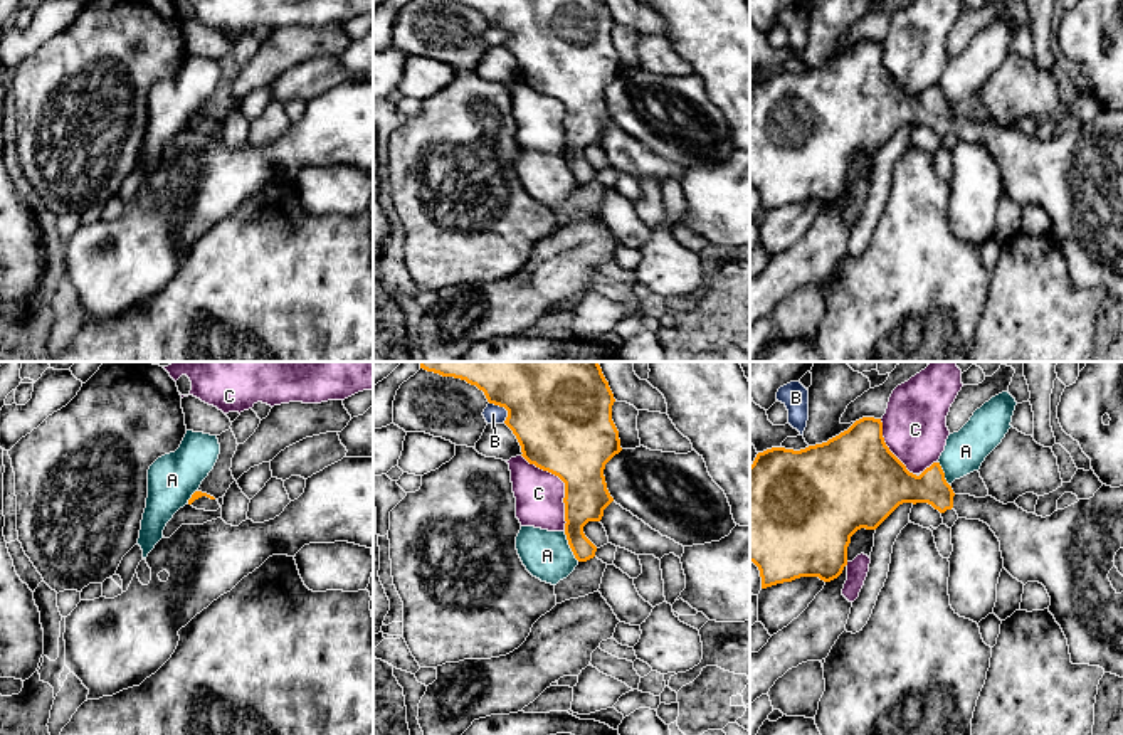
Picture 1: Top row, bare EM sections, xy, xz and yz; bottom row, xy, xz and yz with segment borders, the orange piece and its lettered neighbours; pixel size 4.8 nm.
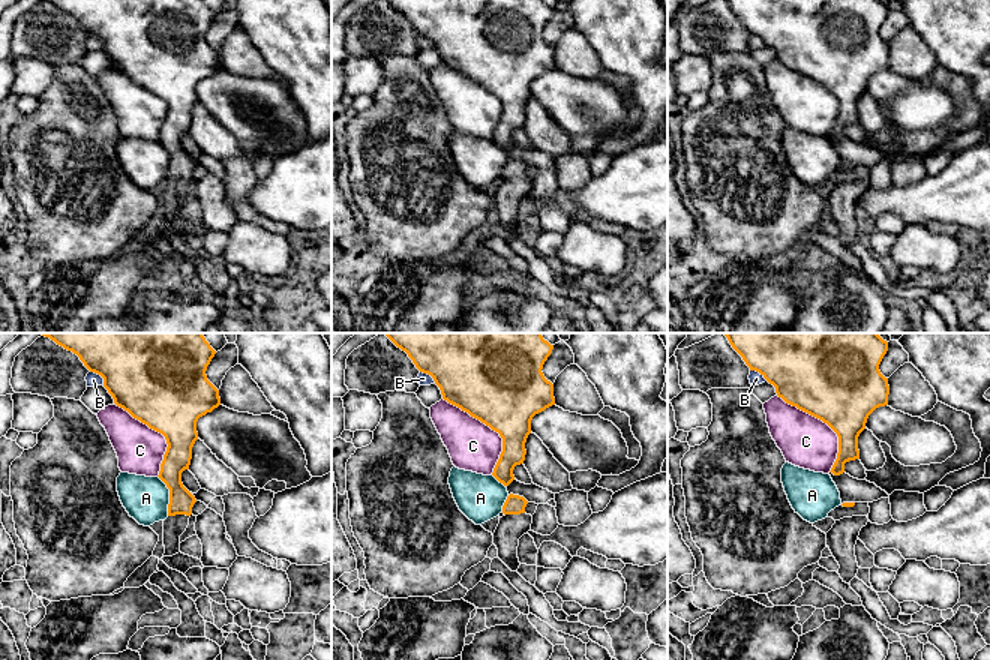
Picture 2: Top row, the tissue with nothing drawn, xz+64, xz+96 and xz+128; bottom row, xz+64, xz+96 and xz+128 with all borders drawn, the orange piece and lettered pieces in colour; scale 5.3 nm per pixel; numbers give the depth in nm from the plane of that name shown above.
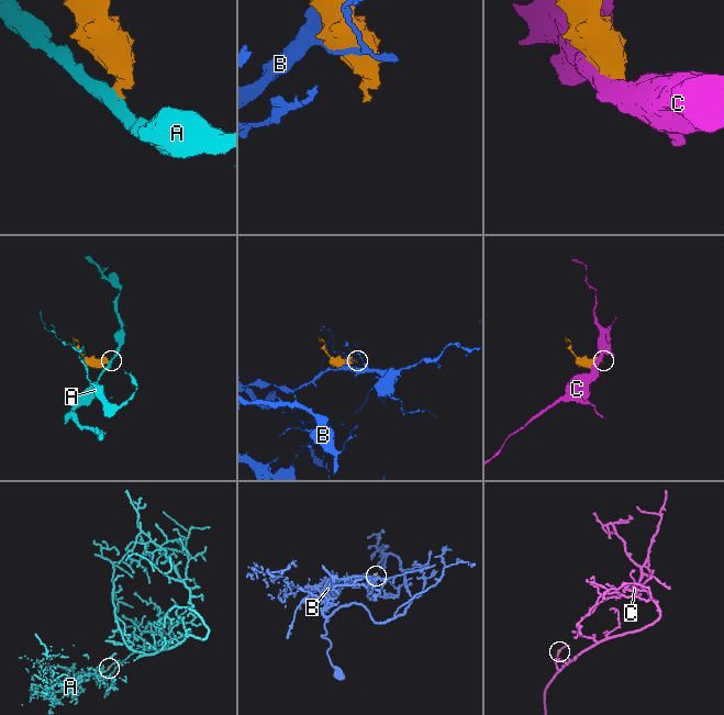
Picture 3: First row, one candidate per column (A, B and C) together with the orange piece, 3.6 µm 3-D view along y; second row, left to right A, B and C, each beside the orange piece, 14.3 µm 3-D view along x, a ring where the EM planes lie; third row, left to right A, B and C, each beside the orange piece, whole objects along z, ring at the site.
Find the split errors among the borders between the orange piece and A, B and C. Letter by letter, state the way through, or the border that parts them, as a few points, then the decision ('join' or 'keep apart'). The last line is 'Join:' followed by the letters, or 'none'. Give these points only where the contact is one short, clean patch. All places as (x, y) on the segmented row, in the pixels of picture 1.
A: border xz (564, 532), (572, 554), (579, 560); keep apart
B: keep apart
C: keep apart
Join: none

